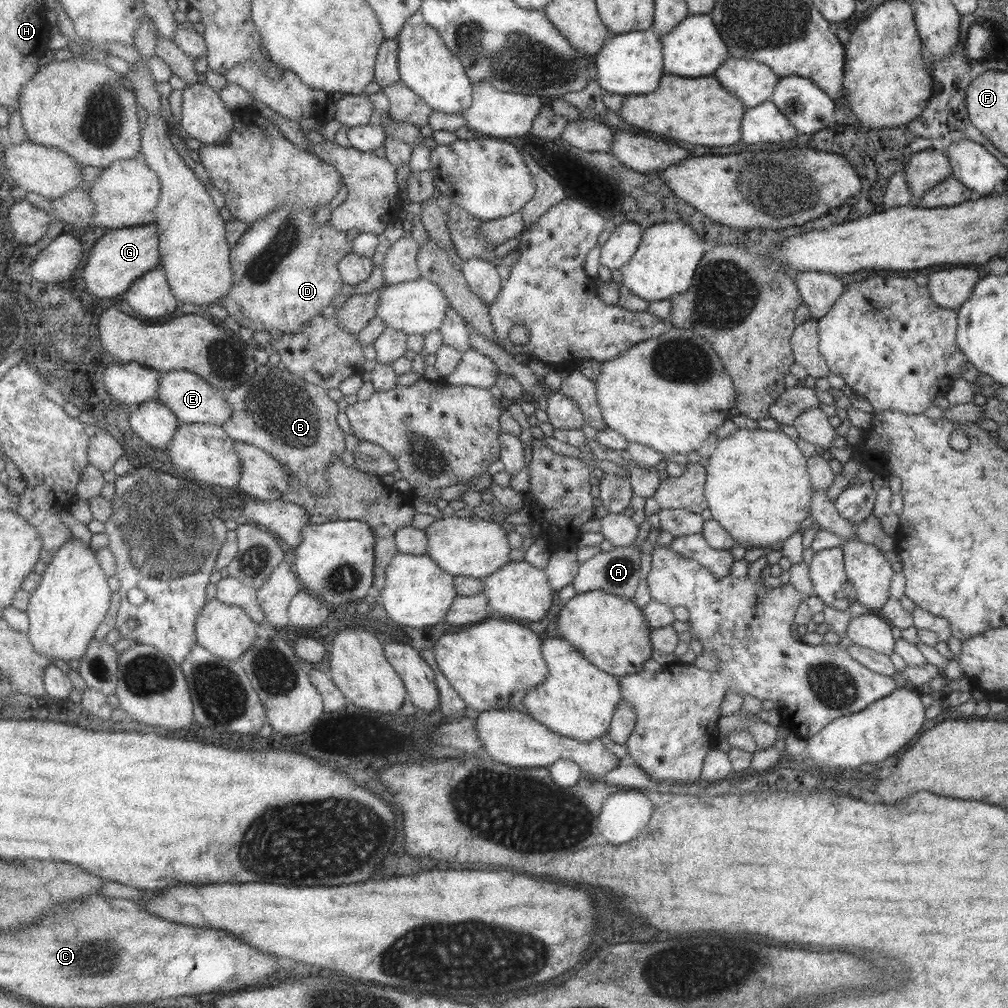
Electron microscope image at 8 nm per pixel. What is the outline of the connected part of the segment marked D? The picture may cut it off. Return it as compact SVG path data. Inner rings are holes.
M277 205L266 215L249 223L238 242L230 248L229 264L233 283L218 304L241 328L249 328L253 333L275 328L281 333L295 334L305 321L320 315L321 309L330 305L333 296L340 292L342 281L336 265L341 258L351 253L351 244L347 242L346 234L335 230L329 221L316 223L314 213L301 205Z

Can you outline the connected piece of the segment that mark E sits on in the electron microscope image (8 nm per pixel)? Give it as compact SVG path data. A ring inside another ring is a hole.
M173 370L160 374L160 387L157 390L157 401L161 401L176 414L181 423L223 424L232 411L230 404L217 388L205 382L205 379L188 370Z

